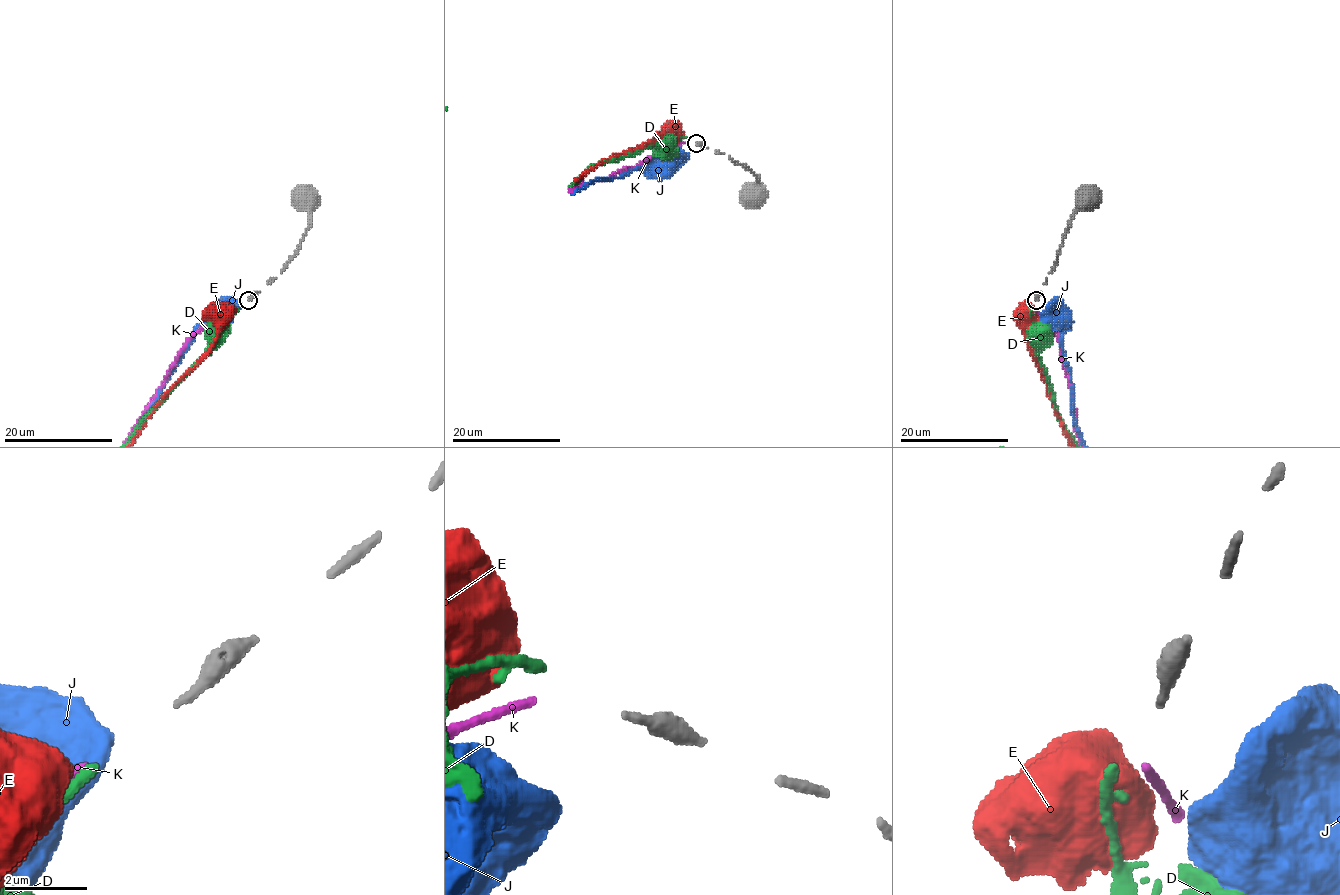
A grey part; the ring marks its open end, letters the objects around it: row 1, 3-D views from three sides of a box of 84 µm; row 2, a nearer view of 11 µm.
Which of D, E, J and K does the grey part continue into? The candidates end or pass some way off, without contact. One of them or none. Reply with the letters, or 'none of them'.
K

